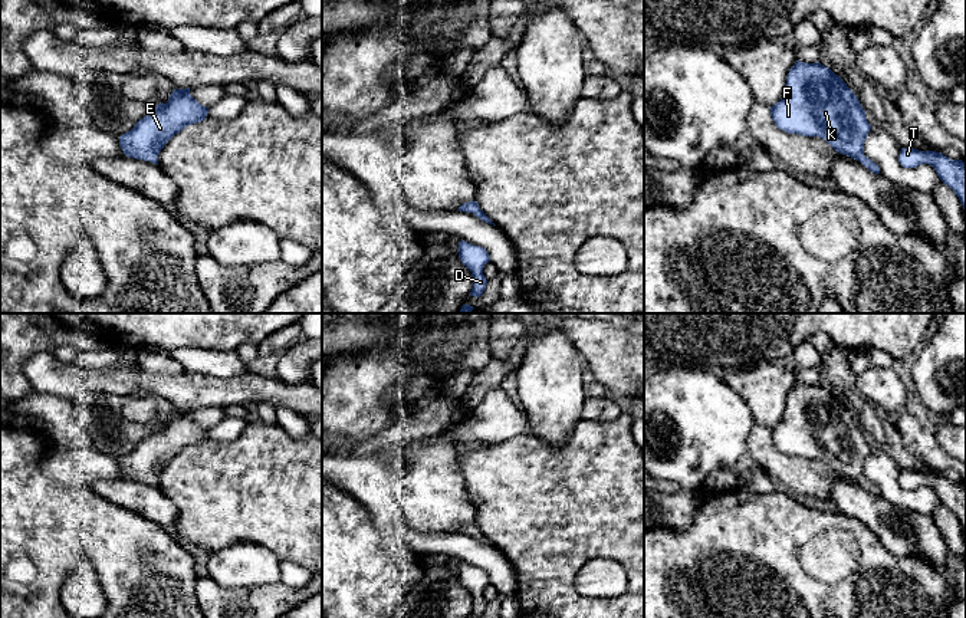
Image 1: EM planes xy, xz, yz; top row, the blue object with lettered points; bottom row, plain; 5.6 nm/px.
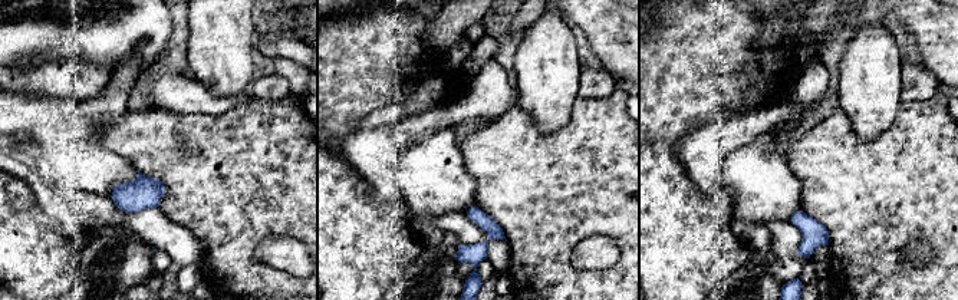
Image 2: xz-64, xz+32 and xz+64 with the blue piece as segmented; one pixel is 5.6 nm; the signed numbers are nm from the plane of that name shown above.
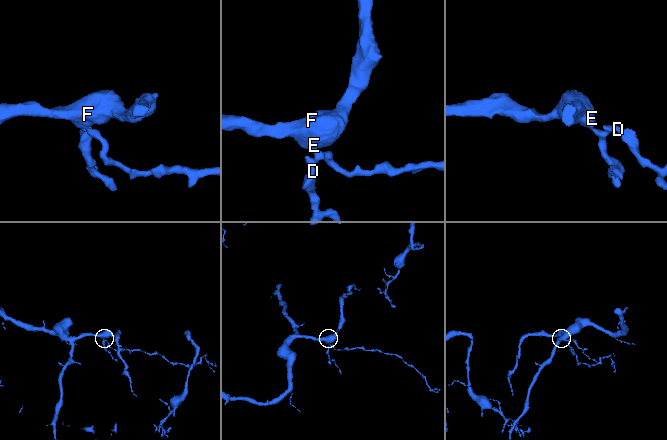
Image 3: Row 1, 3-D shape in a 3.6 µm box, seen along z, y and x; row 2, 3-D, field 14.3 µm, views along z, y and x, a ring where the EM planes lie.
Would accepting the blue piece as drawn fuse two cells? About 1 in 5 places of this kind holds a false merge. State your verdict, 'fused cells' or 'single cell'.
single cell

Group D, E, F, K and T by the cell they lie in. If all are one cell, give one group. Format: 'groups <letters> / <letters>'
groups D E F K T

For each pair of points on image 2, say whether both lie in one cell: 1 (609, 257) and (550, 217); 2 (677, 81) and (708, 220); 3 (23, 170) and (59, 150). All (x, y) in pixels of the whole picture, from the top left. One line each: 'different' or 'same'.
1: different
2: same
3: different

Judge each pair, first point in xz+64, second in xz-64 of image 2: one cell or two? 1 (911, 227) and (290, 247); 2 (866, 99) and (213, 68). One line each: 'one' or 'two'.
1: two
2: one

